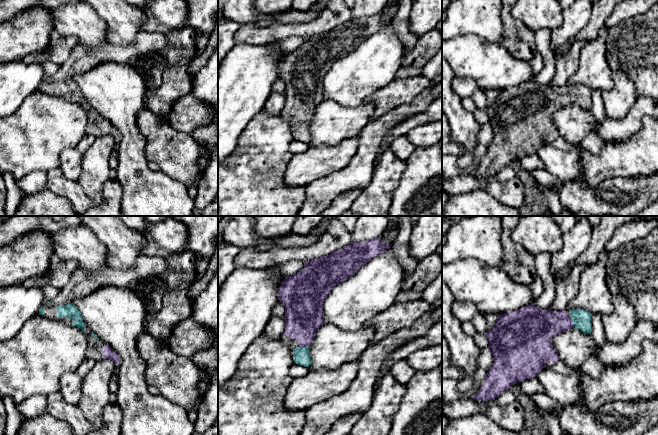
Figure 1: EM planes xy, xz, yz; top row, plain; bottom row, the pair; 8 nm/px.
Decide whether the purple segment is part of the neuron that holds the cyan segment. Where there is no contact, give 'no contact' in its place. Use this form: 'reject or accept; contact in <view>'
accept; contact in yz

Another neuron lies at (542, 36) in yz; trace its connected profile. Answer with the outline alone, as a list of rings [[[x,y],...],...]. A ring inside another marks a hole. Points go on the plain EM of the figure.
[[[539,29],[535,31],[535,42],[537,52],[539,52],[544,61],[543,68],[534,77],[534,81],[541,85],[550,85],[555,74],[556,58],[550,48],[551,30]]]

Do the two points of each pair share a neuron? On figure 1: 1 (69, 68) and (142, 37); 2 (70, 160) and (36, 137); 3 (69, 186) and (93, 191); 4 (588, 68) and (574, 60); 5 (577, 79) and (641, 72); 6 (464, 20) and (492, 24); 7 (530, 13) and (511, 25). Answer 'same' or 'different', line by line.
1: same
2: different
3: different
4: different
5: different
6: same
7: different

